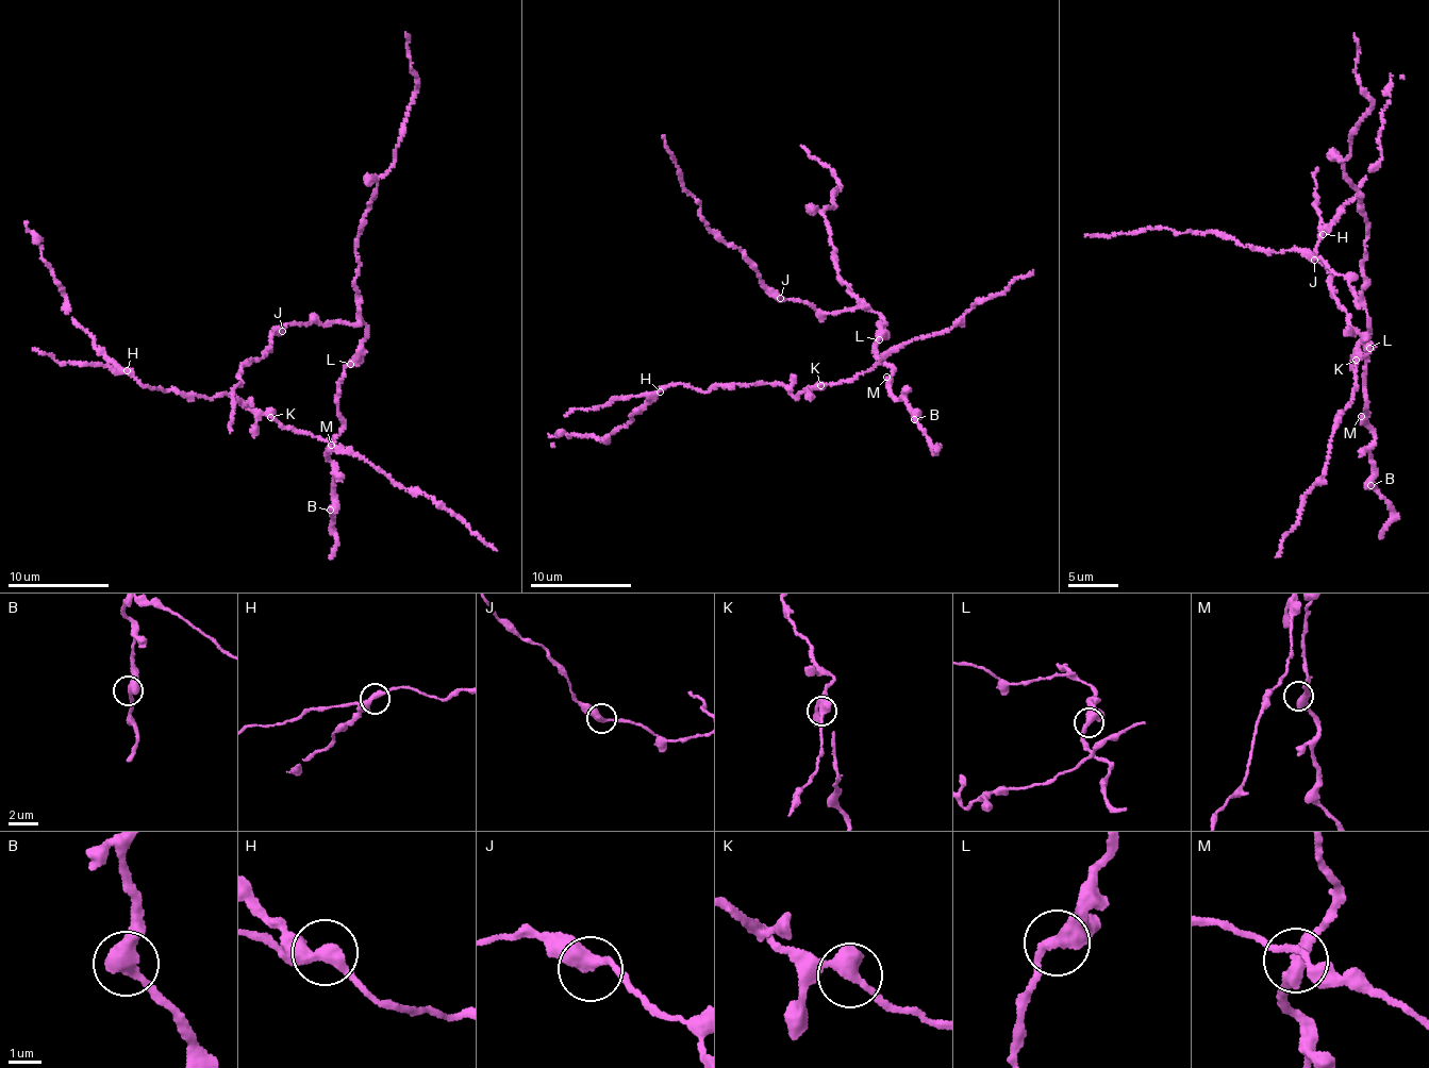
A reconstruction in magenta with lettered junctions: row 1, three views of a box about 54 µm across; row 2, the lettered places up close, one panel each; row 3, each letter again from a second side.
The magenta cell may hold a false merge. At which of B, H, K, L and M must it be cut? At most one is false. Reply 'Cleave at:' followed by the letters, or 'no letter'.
Cleave at: no letter

